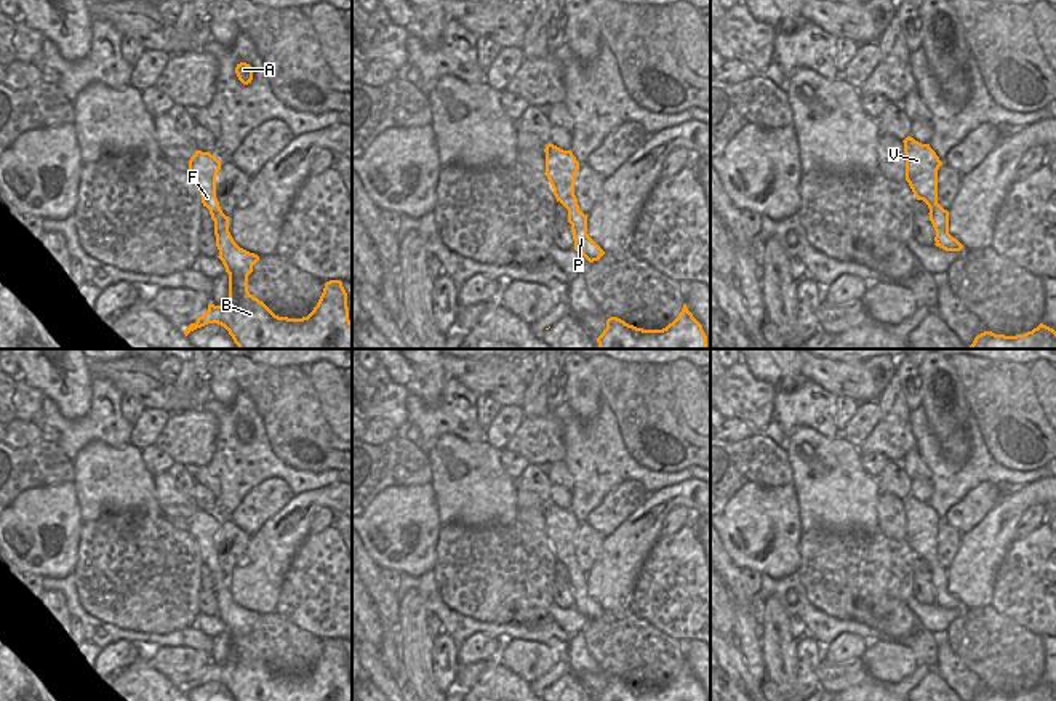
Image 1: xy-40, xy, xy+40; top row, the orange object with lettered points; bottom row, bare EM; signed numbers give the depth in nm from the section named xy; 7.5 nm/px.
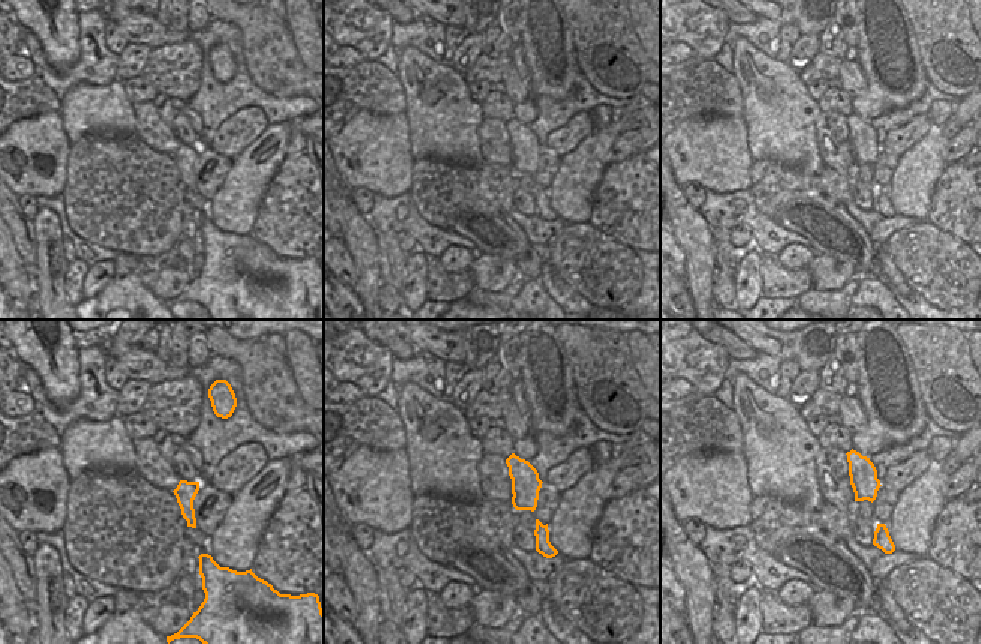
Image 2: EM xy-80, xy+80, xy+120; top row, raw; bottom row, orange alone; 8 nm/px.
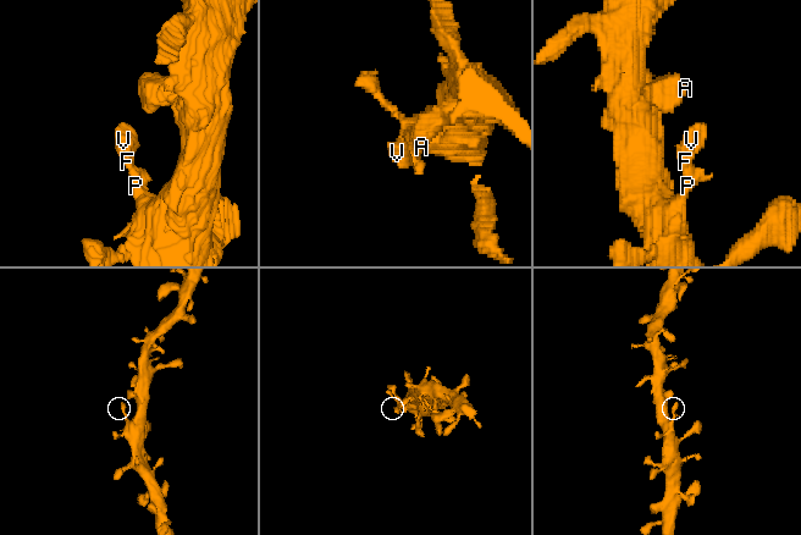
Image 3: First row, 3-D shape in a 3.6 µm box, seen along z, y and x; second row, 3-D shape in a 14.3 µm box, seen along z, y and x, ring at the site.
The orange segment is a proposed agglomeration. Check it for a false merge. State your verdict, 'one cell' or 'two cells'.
one cell

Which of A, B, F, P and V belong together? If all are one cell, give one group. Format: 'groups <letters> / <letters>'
groups A B F P V

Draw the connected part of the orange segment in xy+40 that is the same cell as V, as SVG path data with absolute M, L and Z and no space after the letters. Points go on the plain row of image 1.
M907 495L904 499L906 539L917 559L930 567L930 579L936 589L934 603L946 610L960 610L963 603L949 592L949 570L938 562L938 528L942 523L930 503Z

